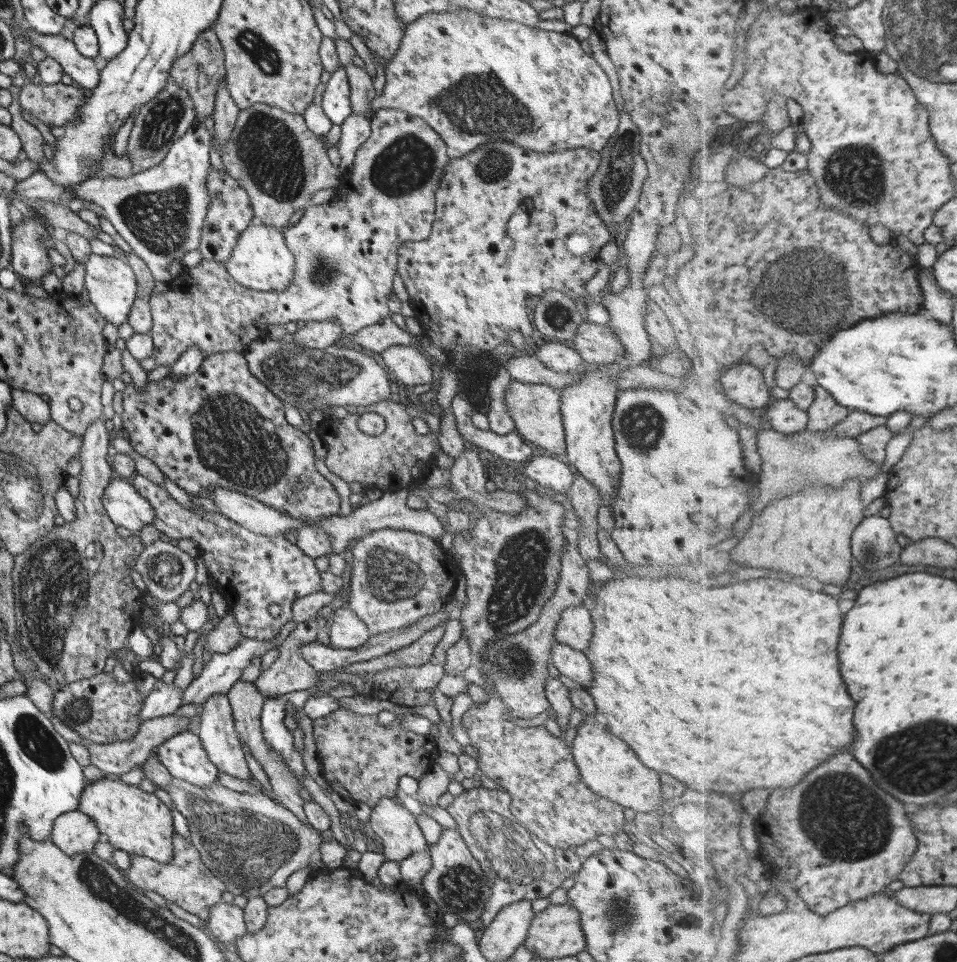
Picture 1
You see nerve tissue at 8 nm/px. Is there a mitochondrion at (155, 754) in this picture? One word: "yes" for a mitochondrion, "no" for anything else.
no

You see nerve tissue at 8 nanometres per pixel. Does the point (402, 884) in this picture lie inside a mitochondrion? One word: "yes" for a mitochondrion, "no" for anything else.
no

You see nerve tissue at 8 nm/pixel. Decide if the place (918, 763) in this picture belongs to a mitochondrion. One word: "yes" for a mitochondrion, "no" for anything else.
yes

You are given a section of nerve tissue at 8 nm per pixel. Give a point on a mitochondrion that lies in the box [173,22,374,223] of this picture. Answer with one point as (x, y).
(271, 157)

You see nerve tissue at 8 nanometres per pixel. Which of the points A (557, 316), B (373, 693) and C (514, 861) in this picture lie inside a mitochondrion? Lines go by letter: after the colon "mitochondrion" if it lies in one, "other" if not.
A: mitochondrion
B: other
C: mitochondrion

